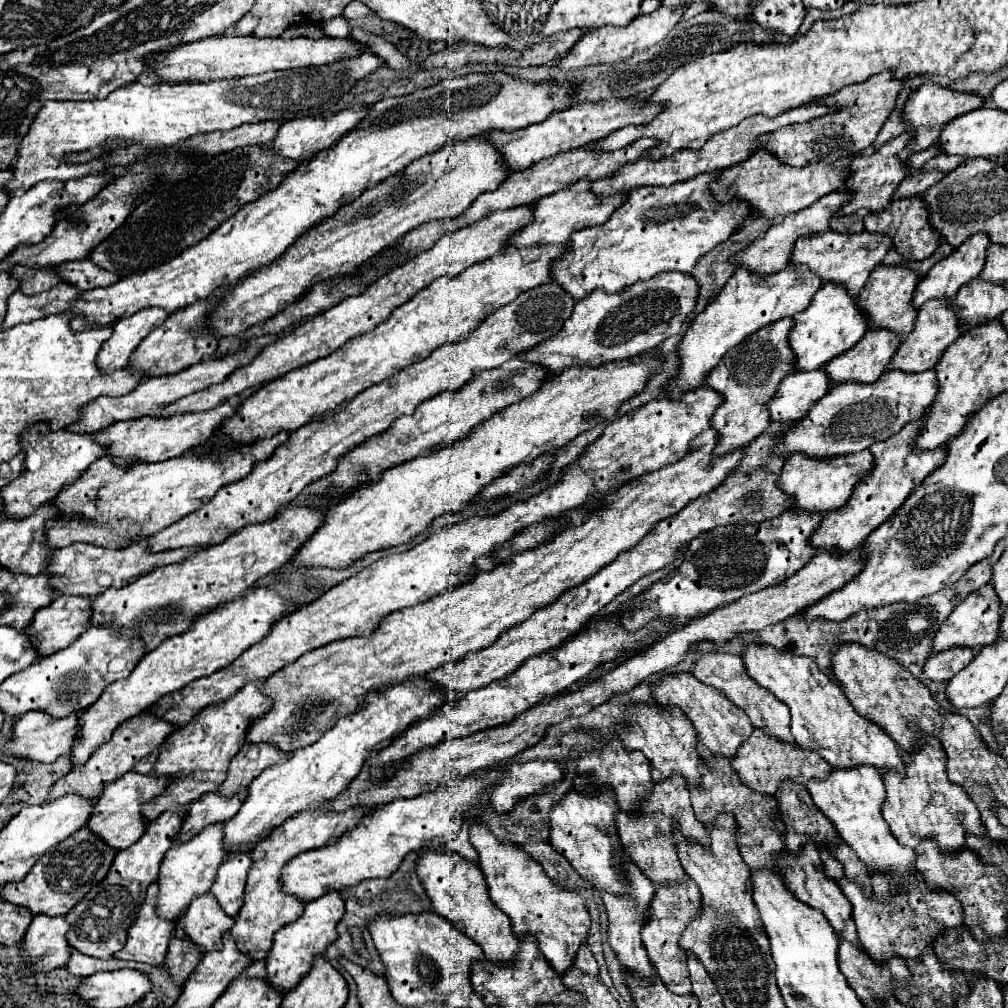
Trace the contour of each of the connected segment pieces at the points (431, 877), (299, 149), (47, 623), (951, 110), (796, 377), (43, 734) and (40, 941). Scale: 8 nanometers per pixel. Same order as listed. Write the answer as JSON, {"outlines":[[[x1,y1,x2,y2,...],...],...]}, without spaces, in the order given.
{"outlines":[[[424,852,416,862,416,874,432,902,432,908,480,944,490,962,504,964,514,960,518,952,518,936,512,930,510,918,490,900,488,886,478,864,464,860,456,852]],[[362,104,362,106,350,106,346,110,340,110,328,118,296,118,296,120,284,122,278,130,278,136,272,142,272,150,280,152,280,156,284,156,284,158,294,158,300,162,310,160,320,150,336,144,346,132,354,130,358,126,358,120,362,120,366,116,366,112,368,112,368,106]],[[56,596,46,608,38,610,38,614,32,618,30,626,26,628,32,646,36,648,38,656,50,656,68,644,72,644,82,630,88,628,90,622,90,598,86,596]],[[926,82,922,84,912,96,910,100,906,102,906,110,904,110,904,122,908,124,908,130,914,132,908,148,904,148,904,152,900,154,900,160,906,160,910,154,914,152,920,152,920,150,926,150,930,148,932,144,938,142,940,138,940,132,942,128,952,122,954,118,970,112,970,110,976,110,976,108,982,108,984,106,984,96,976,96,972,92,956,92,956,90,950,90,950,88,942,88,934,82]],[[796,370,788,374,768,404,772,422,804,418,810,406,826,396,830,388,832,382,824,370]],[[28,712,20,716,12,726,12,736,4,746,4,754,14,758,28,758,36,762,54,762,62,754,70,754,70,748,76,740,78,714,70,714,68,718,54,720,46,712]],[[34,916,20,946,22,956,34,958,34,972,52,972,66,966,70,960,70,946,66,940,68,930,70,924,66,924,64,916]]]}

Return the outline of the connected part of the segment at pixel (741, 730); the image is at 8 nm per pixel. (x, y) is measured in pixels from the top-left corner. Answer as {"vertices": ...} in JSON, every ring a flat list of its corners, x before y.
{"vertices":[[680,672,680,674,666,674,658,682,650,684,652,696,656,698,658,704,670,708,670,706,680,706,682,712,692,720,698,736,698,754,706,760,710,760,714,754,724,754,724,756,734,756,738,746,750,736,754,726,750,724,748,716,734,706,720,690,702,684,696,676,690,672]]}

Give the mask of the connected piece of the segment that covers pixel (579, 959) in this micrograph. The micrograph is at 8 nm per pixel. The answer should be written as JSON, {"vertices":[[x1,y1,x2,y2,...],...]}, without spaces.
{"vertices":[[582,944,582,946,578,948,576,958,574,958,574,966,580,968,580,970,586,970,586,972,592,974,592,976,598,976,598,964,596,964,596,960,594,960,588,944]]}

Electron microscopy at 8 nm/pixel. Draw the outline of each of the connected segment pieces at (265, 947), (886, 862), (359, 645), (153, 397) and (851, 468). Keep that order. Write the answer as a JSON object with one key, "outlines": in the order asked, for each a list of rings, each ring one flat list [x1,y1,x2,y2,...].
{"outlines":[[[324,802,316,810,302,812,298,816,286,820,282,826,274,828,266,840,256,844,256,848,250,854,254,864,252,864,252,868,248,872,248,880,246,880,244,906,240,908,240,914,236,916,236,922,230,930,230,936,238,944,240,952,248,954,254,962,266,960,266,956,272,948,272,936,276,934,276,930,280,930,282,926,286,926,302,916,304,902,298,902,296,896,282,894,282,890,280,890,280,876,282,876,284,864,300,852,320,848,328,842,338,840,346,830,354,828,354,824,358,824,358,820,368,812,370,812,368,808,350,808,346,812,332,812,330,802]],[[868,764,832,768,824,780,812,778,806,782,806,786,808,792,812,794,814,804,836,826,840,838,854,848,854,852,868,866,870,872,882,874,882,876,872,876,872,886,876,896,890,898,894,894,894,884,898,884,898,880,902,878,898,874,884,874,884,872,914,870,914,850,898,844,890,828,886,828,886,820,882,820,882,800,886,796,886,790,882,784,880,770]],[[708,428,690,454,620,486,606,496,604,506,596,508,582,526,566,528,550,542,514,554,510,564,478,572,470,584,452,588,424,604,388,614,370,636,332,642,306,652,296,662,274,672,260,686,260,692,272,700,272,706,266,716,254,718,246,732,246,742,276,744,284,754,292,756,296,750,314,744,342,716,358,712,368,692,404,682,410,676,422,676,442,664,462,660,468,652,486,648,506,628,512,628,518,620,526,620,526,616,548,606,568,588,582,584,600,568,614,562,620,552,638,544,656,522,674,516,690,500,706,498,718,488,740,464,744,450,736,448,716,456,716,444,718,432]],[[260,336,260,338,254,338,246,344,244,350,236,352,236,354,230,354,230,356,224,356,222,360,212,360,212,358,206,358,174,376,156,376,156,378,148,378,148,380,142,380,130,394,126,396,118,396,118,398,98,398,98,400,92,400,90,404,82,406,80,408,80,414,78,414,78,420,72,422,68,428,72,432,98,432,114,422,120,422,120,420,134,420,134,418,144,418,144,416,156,416,164,406,172,404,174,400,178,398,184,398,188,394,194,394,194,392,200,392,212,384,220,384,230,372,234,372,236,368,248,364,266,344,274,342,278,336]],[[868,450,828,456,826,460,812,458,802,452,794,452,788,456,780,472,780,488,784,488,784,492,794,496,794,510,828,514,846,504,854,486,862,482,872,472,872,468,874,468,874,456]]]}

